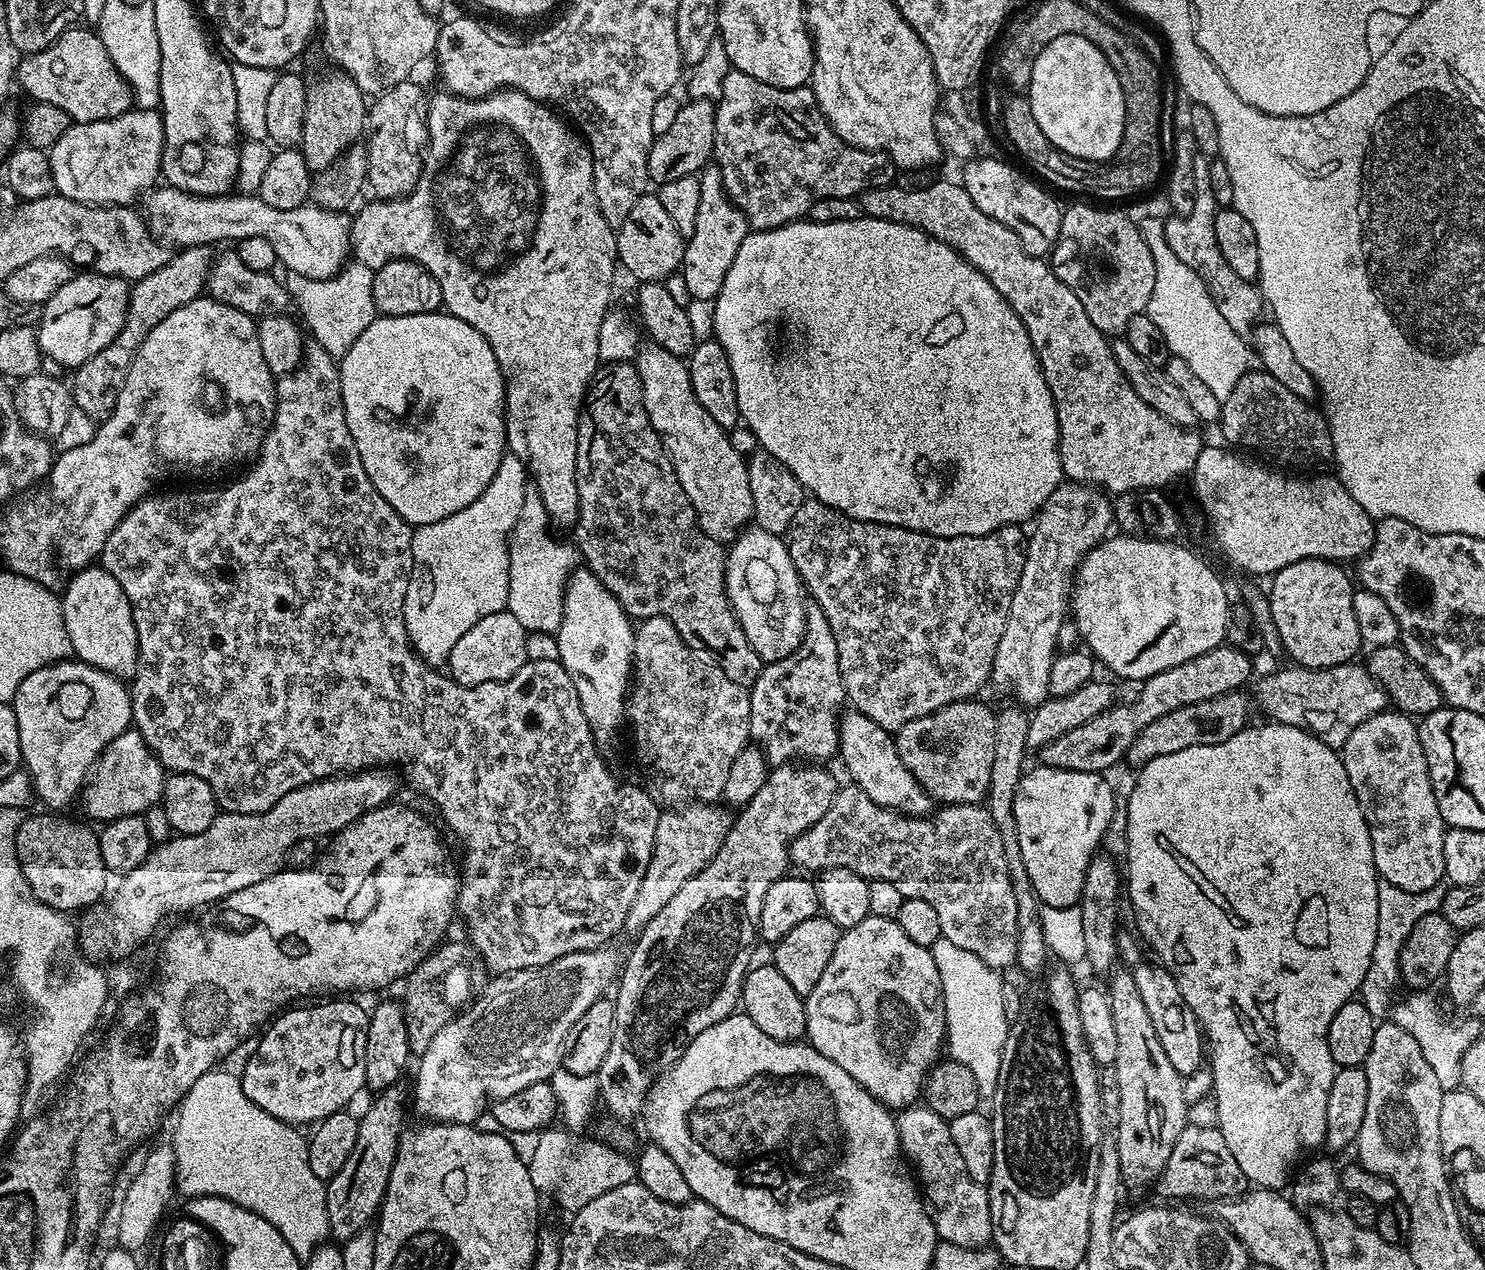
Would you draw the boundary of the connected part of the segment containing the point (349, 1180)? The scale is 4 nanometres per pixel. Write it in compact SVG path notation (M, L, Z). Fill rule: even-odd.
M400 1086L386 1088L375 1097L376 1101L365 1110L364 1116L361 1115L358 1119L358 1138L354 1141L354 1150L346 1166L342 1166L342 1170L338 1170L338 1174L334 1174L332 1179L327 1181L327 1231L332 1236L336 1235L337 1241L343 1242L354 1238L377 1219L380 1206L384 1202L386 1186L390 1182L390 1170L394 1170L402 1135L402 1127L400 1128L400 1119L404 1116L402 1089Z

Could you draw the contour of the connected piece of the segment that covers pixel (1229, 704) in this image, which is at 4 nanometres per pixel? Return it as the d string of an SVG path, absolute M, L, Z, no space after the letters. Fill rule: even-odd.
M1243 691L1227 692L1218 698L1194 702L1190 706L1170 710L1170 714L1162 714L1158 722L1152 722L1137 734L1135 742L1128 750L1127 763L1143 766L1154 758L1162 758L1162 754L1174 754L1190 746L1210 746L1226 742L1226 738L1234 738L1234 734L1238 734L1250 724L1248 715L1251 714L1252 708L1244 695Z

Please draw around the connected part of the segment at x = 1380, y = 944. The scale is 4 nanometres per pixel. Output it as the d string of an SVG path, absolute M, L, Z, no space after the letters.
M1379 879L1378 933L1374 942L1374 953L1371 954L1371 964L1359 991L1361 1003L1364 1003L1372 1015L1380 1018L1387 1012L1390 1006L1390 994L1394 986L1399 985L1400 982L1401 951L1410 936L1410 931L1419 918L1439 911L1444 901L1444 893L1445 889L1440 886L1422 892L1399 890L1393 883Z

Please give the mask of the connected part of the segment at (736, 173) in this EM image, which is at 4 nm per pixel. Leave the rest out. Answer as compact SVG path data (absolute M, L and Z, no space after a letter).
M735 70L728 72L726 79L722 82L722 94L716 104L716 133L714 134L712 154L715 167L719 168L722 174L722 186L725 194L728 195L732 205L748 219L748 227L752 230L780 228L784 224L803 221L807 217L810 206L814 206L814 202L818 202L822 198L846 198L847 196L856 198L868 188L884 188L895 181L898 171L895 162L886 153L869 152L866 148L855 148L854 145L847 144L845 140L838 138L838 134L822 114L811 87L779 88L778 86L770 86L766 82L758 82L758 78L750 78L750 74L742 74Z

